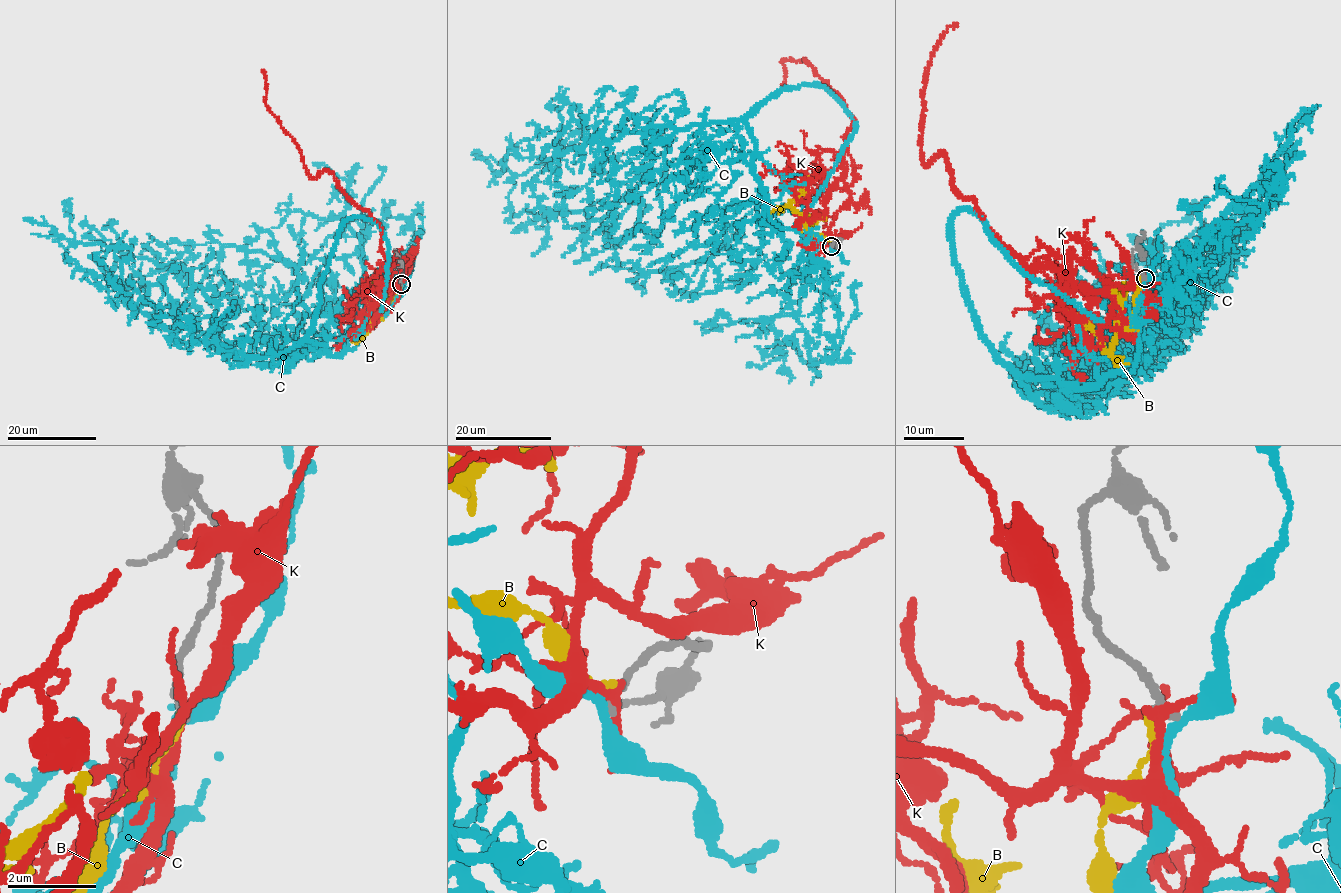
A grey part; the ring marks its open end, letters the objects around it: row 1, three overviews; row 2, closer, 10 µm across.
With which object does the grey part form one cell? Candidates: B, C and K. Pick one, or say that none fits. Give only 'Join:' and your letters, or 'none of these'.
Join: none of these

